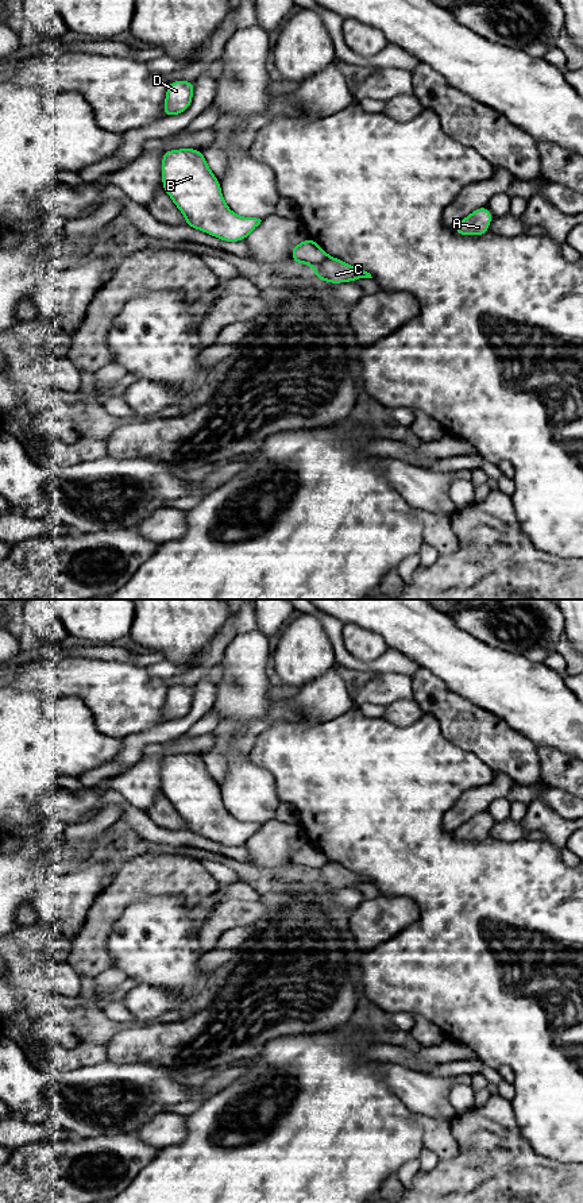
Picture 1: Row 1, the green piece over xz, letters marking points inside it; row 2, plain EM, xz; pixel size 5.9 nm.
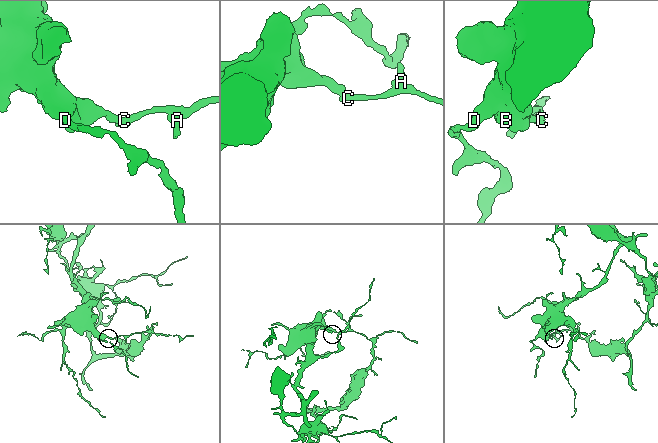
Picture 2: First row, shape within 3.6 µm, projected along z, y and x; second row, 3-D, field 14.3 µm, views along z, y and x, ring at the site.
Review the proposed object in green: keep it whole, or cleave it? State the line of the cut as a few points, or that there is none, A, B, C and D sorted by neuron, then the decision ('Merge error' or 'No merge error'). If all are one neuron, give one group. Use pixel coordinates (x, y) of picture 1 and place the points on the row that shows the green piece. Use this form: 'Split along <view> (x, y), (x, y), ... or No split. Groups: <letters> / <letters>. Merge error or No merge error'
Split along xz (328, 257), (319, 266). Groups: A C / B D. Merge error

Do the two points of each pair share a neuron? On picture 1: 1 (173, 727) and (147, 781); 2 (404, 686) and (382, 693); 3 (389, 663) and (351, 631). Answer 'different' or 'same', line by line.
1: different
2: same
3: different

